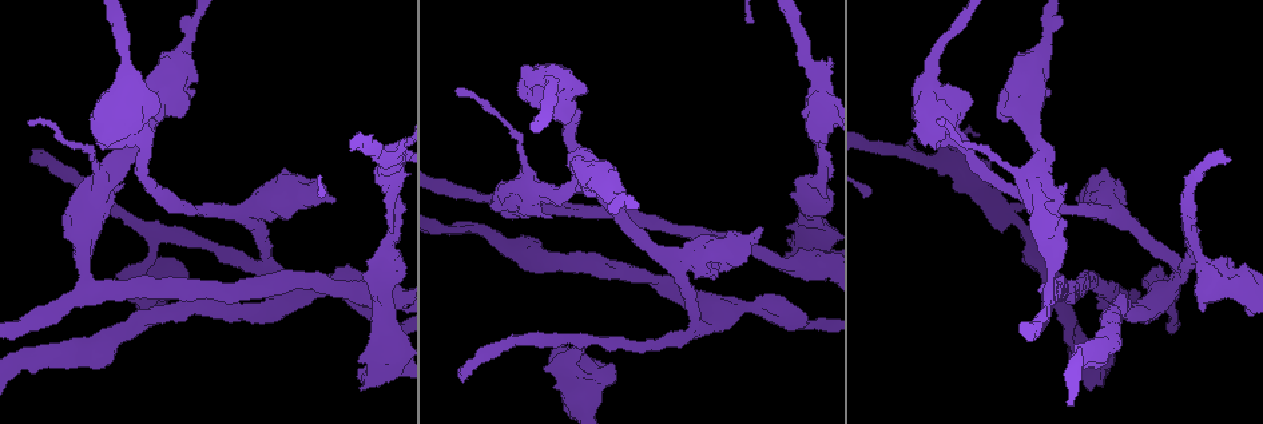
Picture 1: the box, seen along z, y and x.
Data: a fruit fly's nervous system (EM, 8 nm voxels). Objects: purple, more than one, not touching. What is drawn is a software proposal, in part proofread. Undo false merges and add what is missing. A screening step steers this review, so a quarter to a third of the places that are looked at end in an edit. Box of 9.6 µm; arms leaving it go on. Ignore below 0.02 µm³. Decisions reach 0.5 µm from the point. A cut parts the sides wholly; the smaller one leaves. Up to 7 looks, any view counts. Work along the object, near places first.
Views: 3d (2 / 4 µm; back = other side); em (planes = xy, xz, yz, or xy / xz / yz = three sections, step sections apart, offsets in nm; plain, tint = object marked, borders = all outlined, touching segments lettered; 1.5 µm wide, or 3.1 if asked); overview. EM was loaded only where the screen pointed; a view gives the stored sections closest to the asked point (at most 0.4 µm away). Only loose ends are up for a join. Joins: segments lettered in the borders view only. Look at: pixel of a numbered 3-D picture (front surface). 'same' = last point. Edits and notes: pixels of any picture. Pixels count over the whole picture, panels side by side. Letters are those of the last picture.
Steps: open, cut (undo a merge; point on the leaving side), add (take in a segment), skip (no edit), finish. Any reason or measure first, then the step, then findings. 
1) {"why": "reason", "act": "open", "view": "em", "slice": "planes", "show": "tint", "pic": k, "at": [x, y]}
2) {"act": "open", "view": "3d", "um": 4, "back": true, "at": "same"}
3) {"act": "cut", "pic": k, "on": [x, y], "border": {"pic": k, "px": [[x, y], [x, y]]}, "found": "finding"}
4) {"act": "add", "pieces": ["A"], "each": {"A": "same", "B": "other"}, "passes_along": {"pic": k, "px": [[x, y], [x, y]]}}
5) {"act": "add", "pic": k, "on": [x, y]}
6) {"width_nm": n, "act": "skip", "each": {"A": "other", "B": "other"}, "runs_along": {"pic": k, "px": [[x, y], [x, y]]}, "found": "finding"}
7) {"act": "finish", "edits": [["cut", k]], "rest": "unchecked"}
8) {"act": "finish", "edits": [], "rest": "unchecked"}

{"why": "stops while still wide", "act": "open", "view": "em", "slice": "planes", "show": "borders", "pic": 1, "at": [613, 383]}

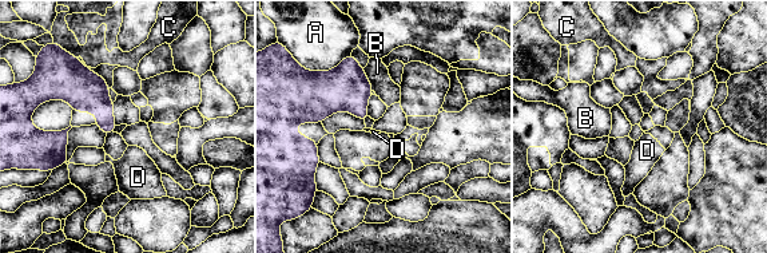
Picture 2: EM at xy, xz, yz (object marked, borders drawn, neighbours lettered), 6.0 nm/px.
{"act": "skip", "each": {"A": "other", "B": "other", "C": "other", "D": "other"}, "border": {"pic": 2, "px": [[362, 68], [373, 90]]}, "found": "no lettered segment goes on from it"}

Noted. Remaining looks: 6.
{"why": "a fork", "act": "open", "view": "em", "slice": "planes", "show": "tint", "pic": 1, "at": [1051, 275]}

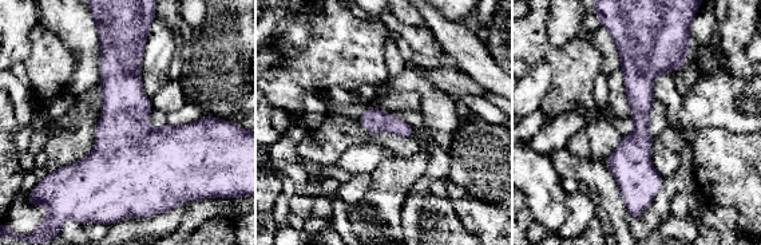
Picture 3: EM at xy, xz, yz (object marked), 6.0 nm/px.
{"act": "open", "view": "em", "slice": "planes", "show": "borders", "at": "same"}

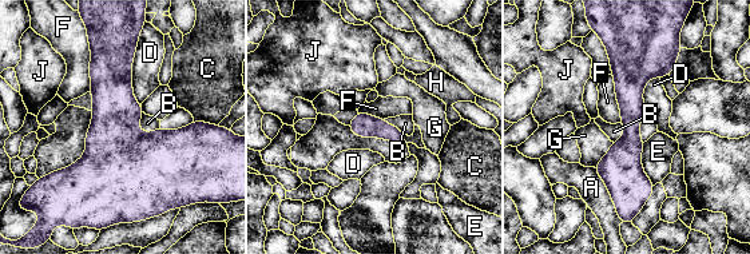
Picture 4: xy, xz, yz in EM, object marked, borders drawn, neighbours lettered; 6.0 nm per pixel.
{"act": "skip", "each": {"A": "other", "B": "other", "C": "other", "D": "other", "E": "other", "F": "other", "G": "other", "H": "other", "J": "other"}, "runs_along": {"pic": 4, "px": [[624, 28], [638, 189]]}, "found": "continuous, no second cell"}

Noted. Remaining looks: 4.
{"act": "open", "view": "em", "slice": "xy", "step": 8, "show": "tint", "pic": 1, "at": [916, 112]}

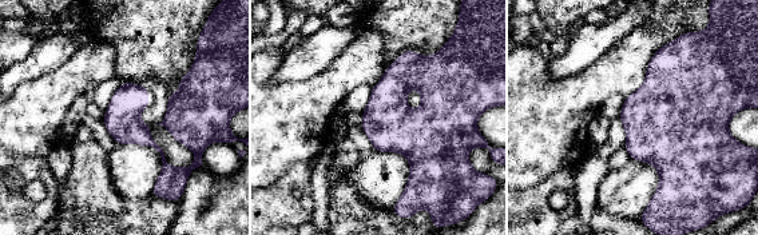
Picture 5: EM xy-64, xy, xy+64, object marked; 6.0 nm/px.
{"act": "open", "view": "em", "slice": "planes", "show": "borders", "at": "same"}

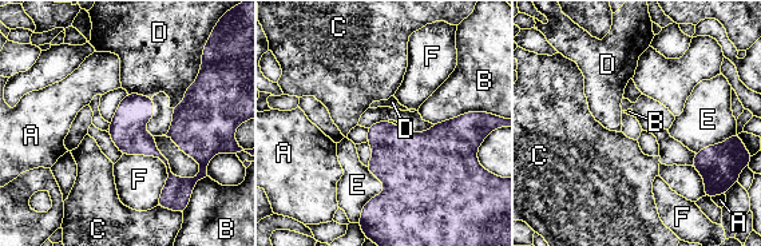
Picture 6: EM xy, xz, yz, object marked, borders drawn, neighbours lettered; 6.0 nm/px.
{"act": "skip", "each": {"A": "other", "B": "other", "C": "other", "D": "other", "E": "other", "F": "other"}, "border": {"pic": 6, "px": [[153, 98], [149, 135]]}, "found": "none of them fits"}

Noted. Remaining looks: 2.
{"act": "finish", "edits": [], "rest": "unchecked"}

